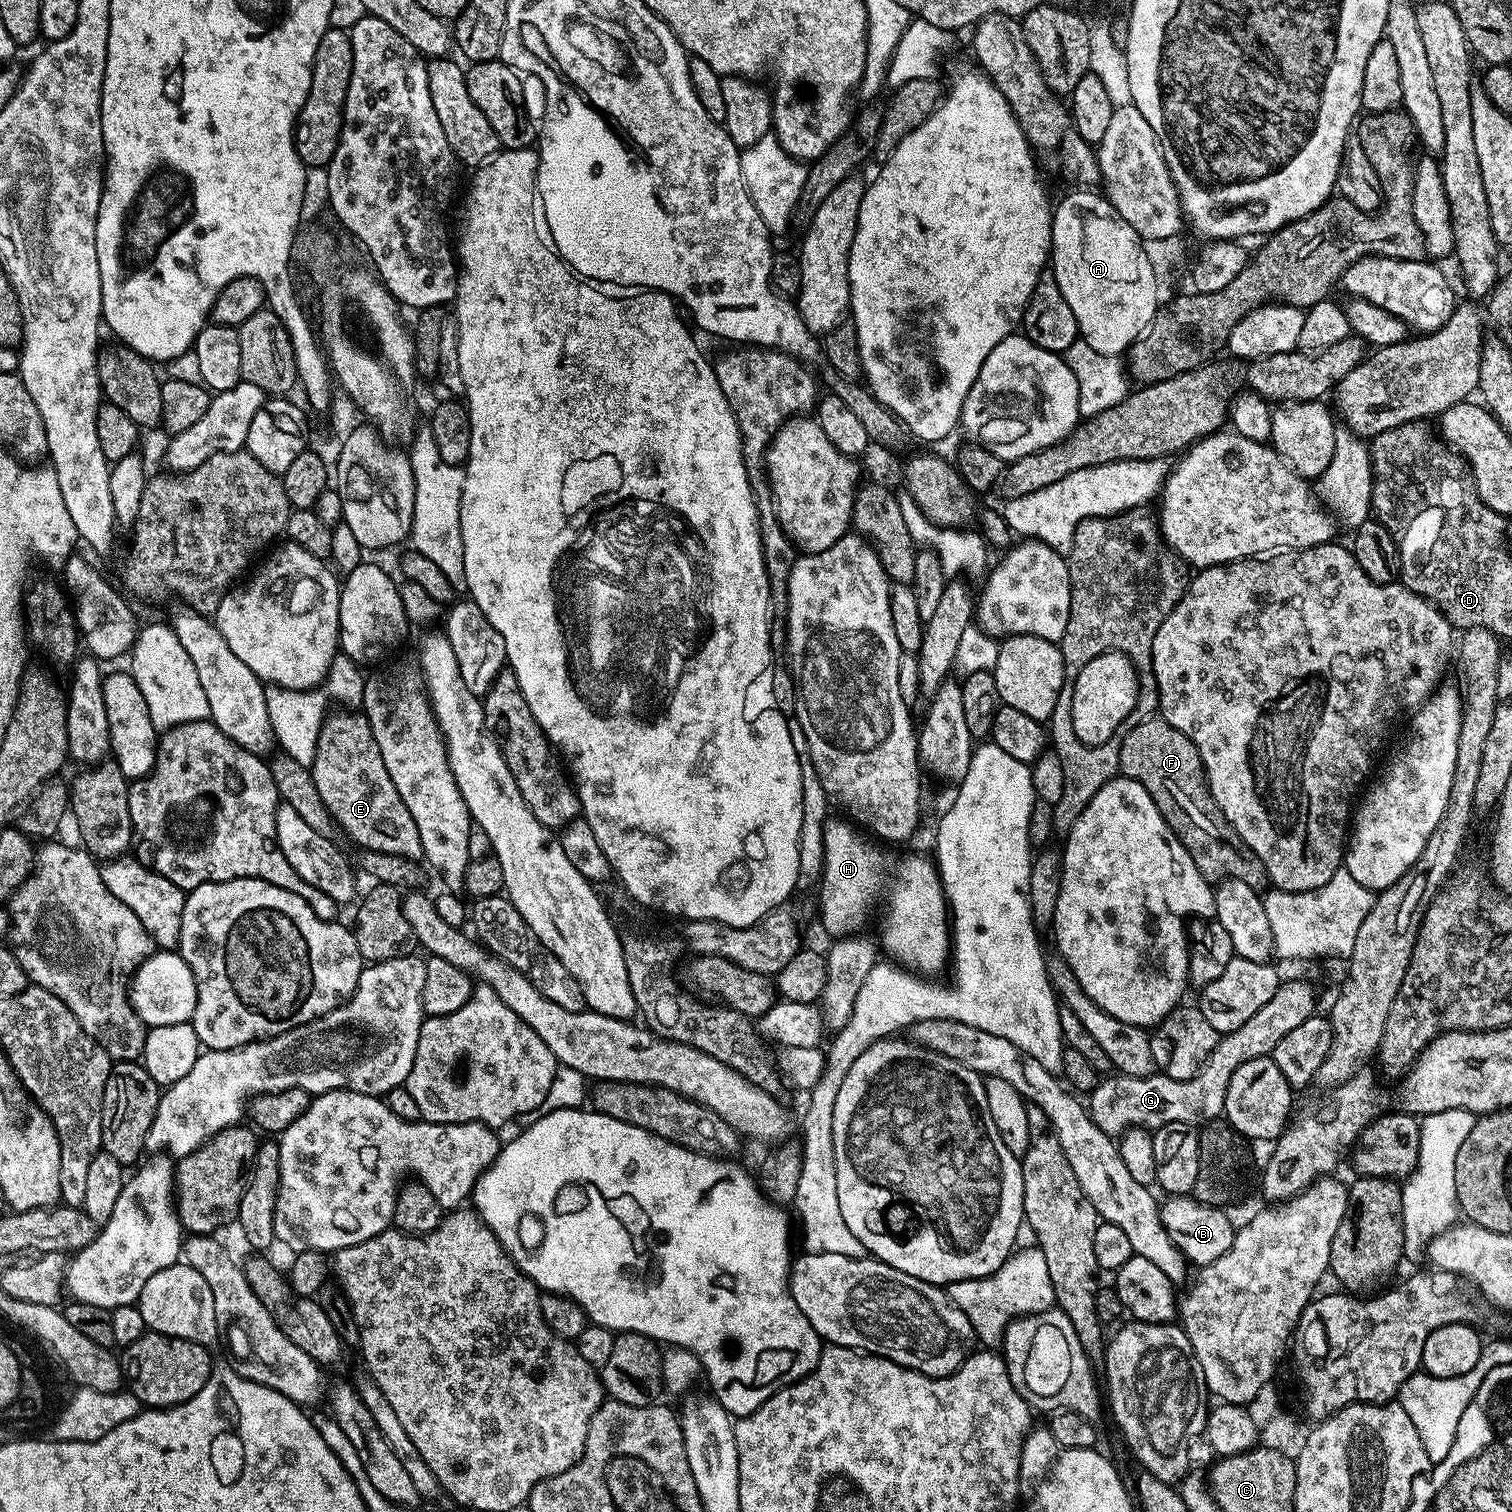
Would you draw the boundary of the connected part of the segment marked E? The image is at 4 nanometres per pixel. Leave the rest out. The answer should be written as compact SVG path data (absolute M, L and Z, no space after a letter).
M356 710L336 711L324 718L311 767L314 785L321 794L326 810L332 815L339 831L357 844L357 849L369 848L419 861L424 851L422 838L418 838L418 826L414 826L414 818L410 818L406 802L402 802L398 790L394 790L394 782L390 782L390 774L386 774L386 762L382 762L382 750L378 750L378 742L374 742L374 730L370 730L370 722Z

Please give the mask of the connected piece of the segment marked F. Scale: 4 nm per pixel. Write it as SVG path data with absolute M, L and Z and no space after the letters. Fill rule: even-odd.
M1162 718L1144 720L1140 725L1135 726L1122 742L1120 772L1132 780L1142 782L1142 786L1146 786L1146 794L1150 794L1150 798L1172 794L1172 804L1176 810L1170 810L1170 814L1166 817L1166 822L1170 827L1180 826L1182 830L1177 830L1177 832L1188 832L1192 836L1190 840L1198 840L1196 836L1202 836L1202 840L1210 840L1210 842L1214 840L1212 844L1190 844L1198 854L1202 854L1200 858L1194 858L1194 862L1208 881L1218 882L1218 872L1228 870L1228 866L1220 866L1222 848L1226 846L1226 850L1228 848L1240 850L1236 854L1238 858L1236 858L1234 866L1230 866L1230 868L1234 868L1232 874L1238 874L1238 880L1247 884L1254 882L1254 889L1260 890L1265 887L1268 875L1262 862L1257 856L1250 856L1246 850L1242 850L1242 838L1234 838L1235 831L1226 823L1218 802L1212 801L1212 795L1208 789L1208 779L1202 766L1202 758L1194 746L1194 742L1190 742L1190 738L1186 738L1186 734L1174 730L1174 726L1170 726ZM1201 804L1206 804L1210 809L1210 818L1197 811Z

